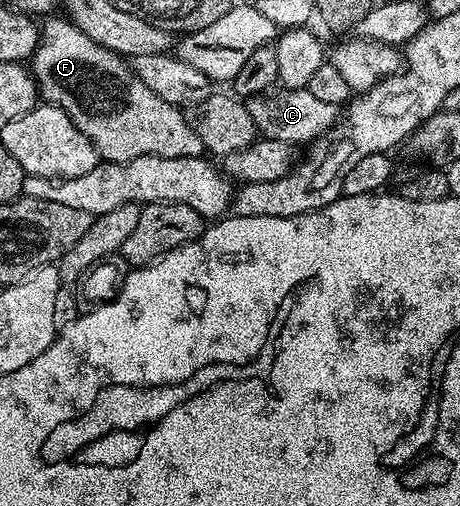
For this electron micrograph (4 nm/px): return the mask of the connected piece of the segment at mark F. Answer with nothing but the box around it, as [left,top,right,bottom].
[29,16,205,162]

